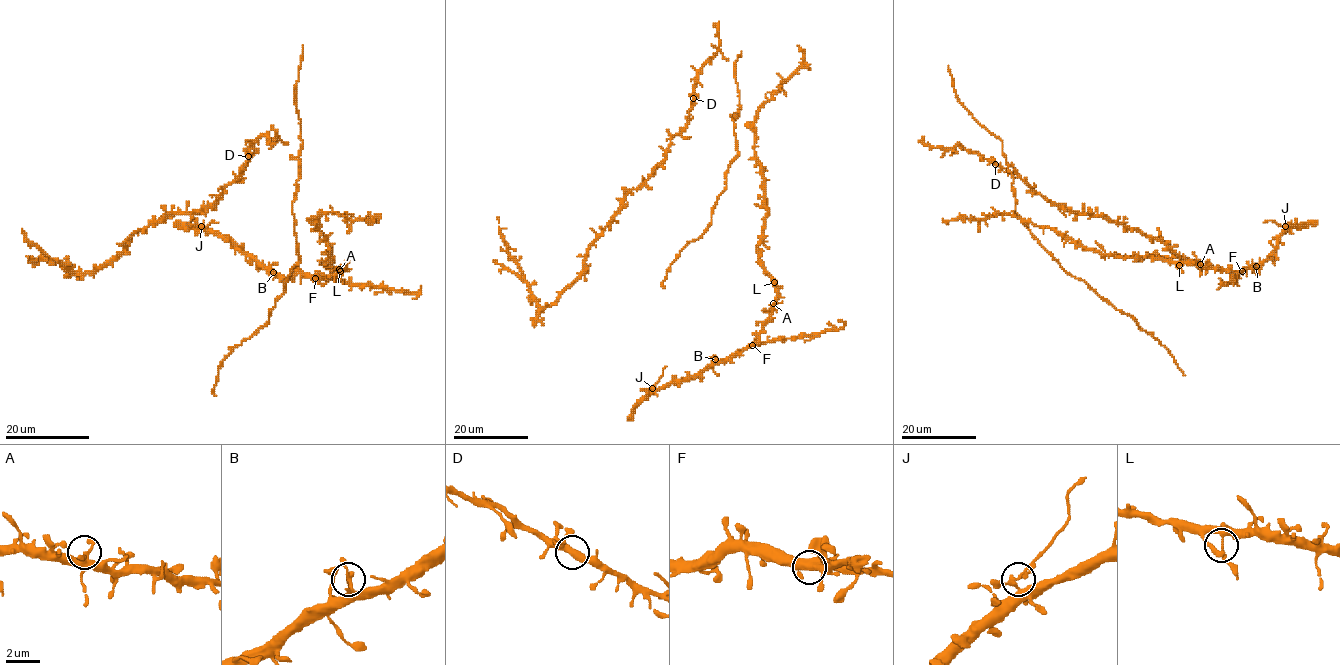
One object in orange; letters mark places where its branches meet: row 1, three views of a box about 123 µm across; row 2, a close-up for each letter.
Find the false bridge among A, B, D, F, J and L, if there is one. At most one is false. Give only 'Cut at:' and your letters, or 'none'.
Cut at: J

